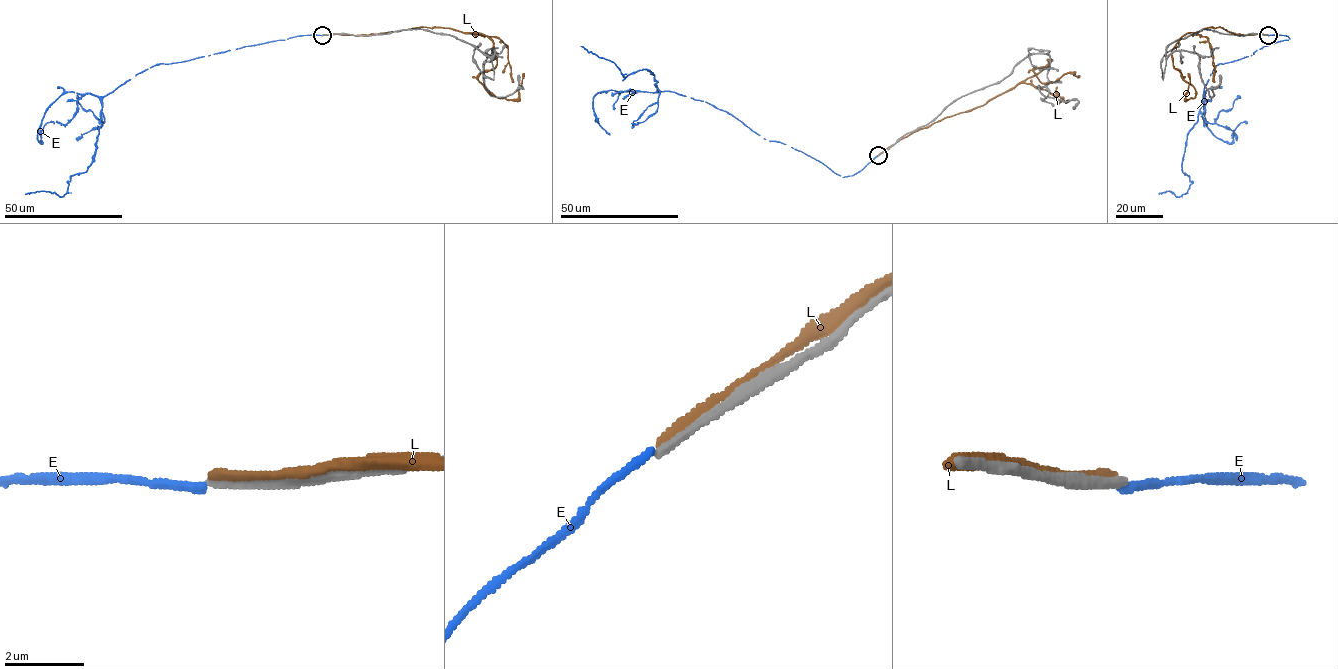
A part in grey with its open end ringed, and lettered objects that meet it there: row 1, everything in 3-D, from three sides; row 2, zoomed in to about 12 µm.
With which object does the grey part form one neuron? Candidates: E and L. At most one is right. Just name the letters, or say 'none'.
none

